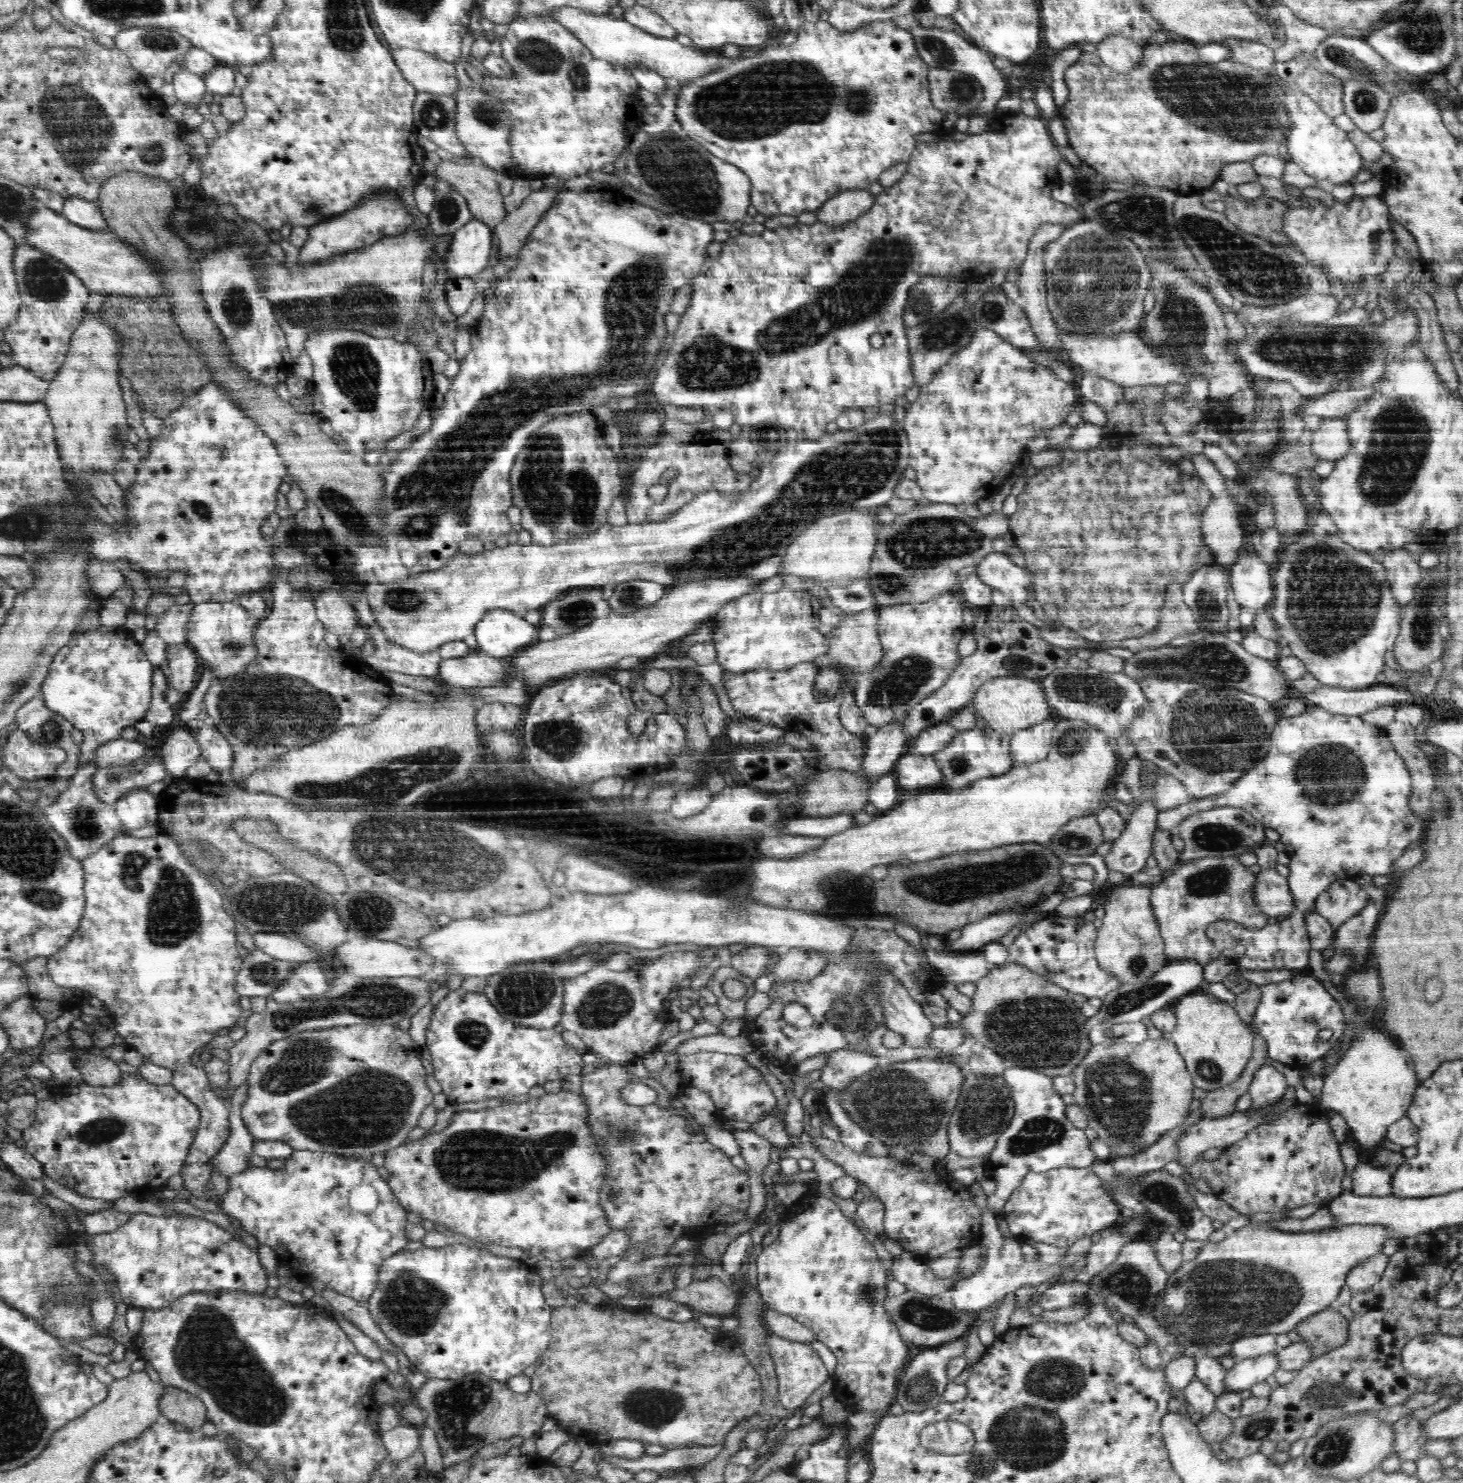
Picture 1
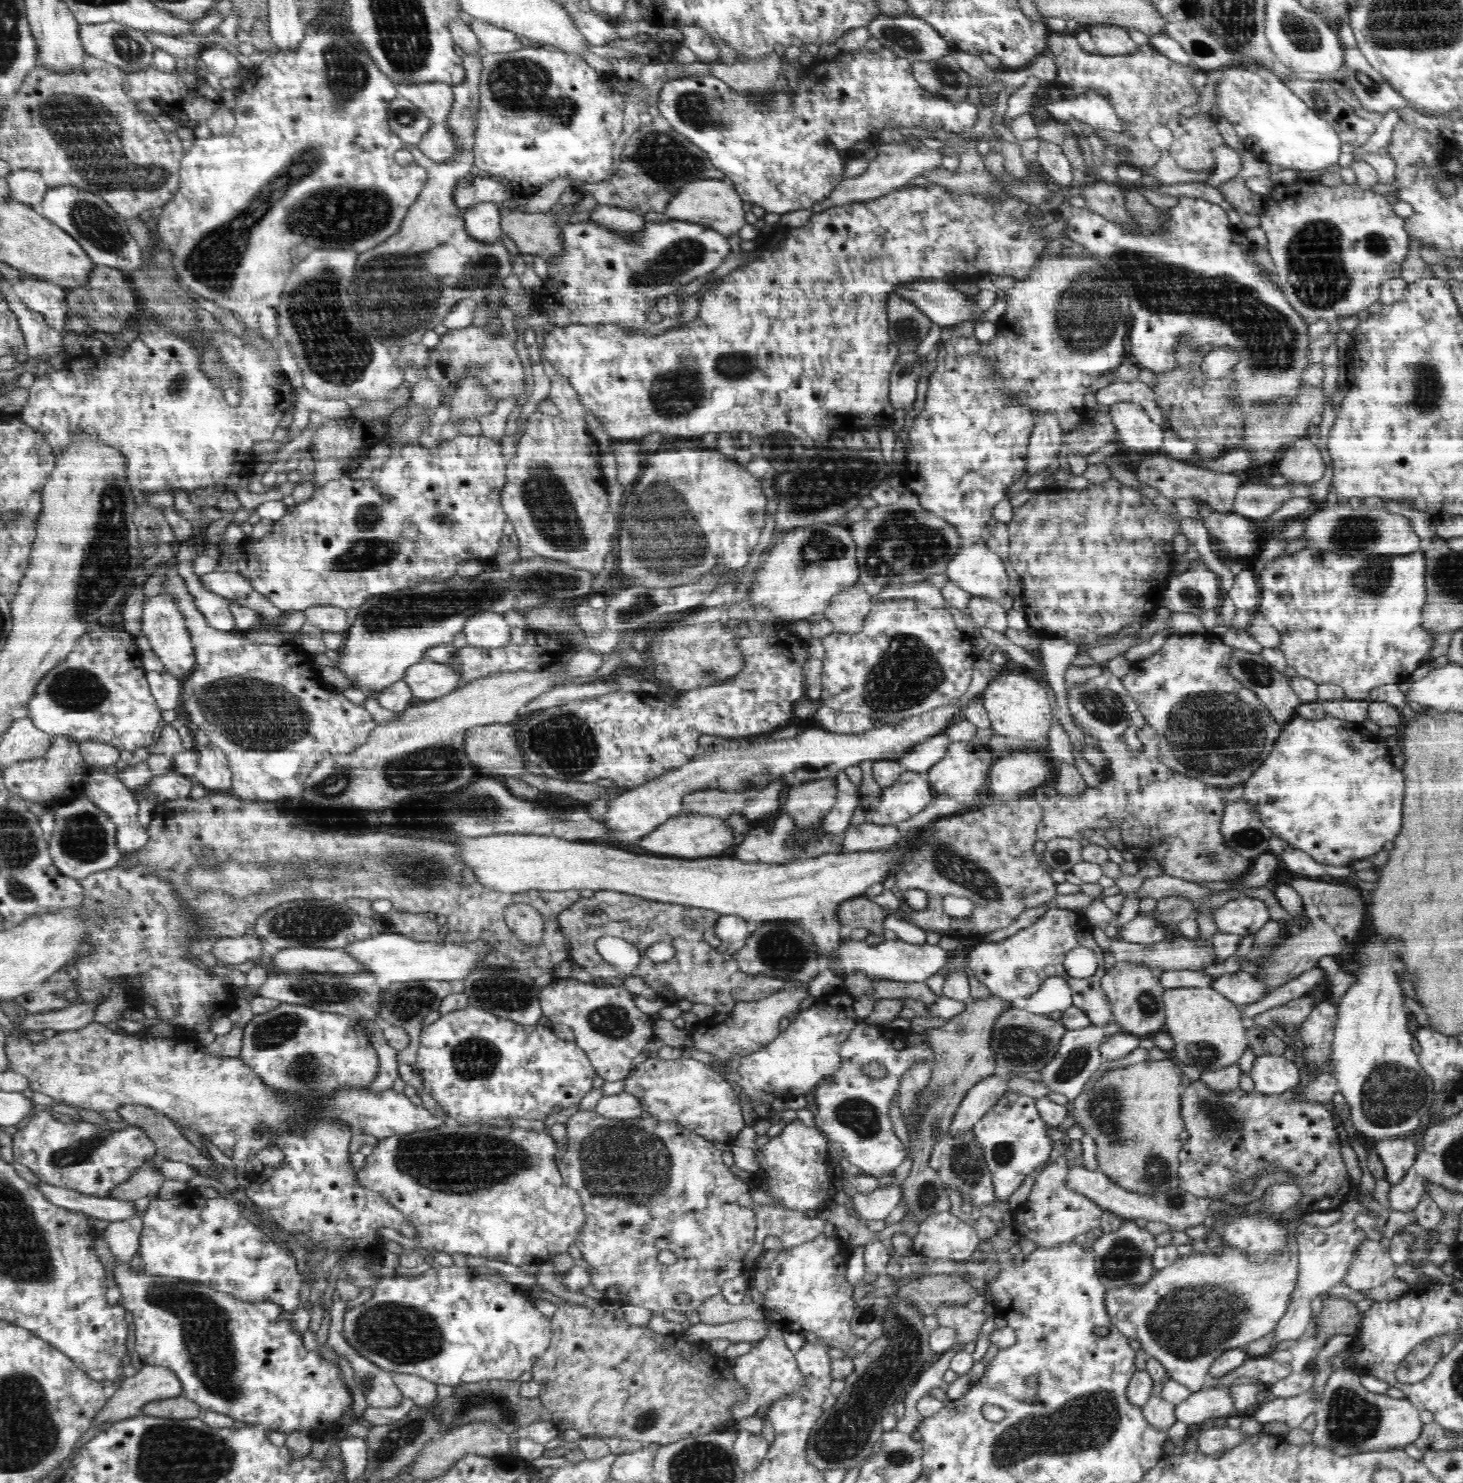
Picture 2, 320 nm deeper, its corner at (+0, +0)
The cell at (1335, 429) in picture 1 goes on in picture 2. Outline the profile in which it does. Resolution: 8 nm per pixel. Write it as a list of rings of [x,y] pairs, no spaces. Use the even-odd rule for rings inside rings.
[[[1306,436],[1285,447],[1284,457],[1276,462],[1274,474],[1283,476],[1292,485],[1308,485],[1318,482],[1324,470],[1318,447]]]

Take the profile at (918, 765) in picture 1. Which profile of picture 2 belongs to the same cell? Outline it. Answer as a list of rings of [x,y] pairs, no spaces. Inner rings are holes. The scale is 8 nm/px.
[[[905,770],[892,786],[882,789],[880,800],[866,812],[866,821],[886,826],[912,818],[931,803],[930,788],[926,774]]]

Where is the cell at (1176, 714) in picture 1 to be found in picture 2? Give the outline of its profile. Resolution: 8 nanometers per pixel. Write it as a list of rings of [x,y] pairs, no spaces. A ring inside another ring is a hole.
[[[1210,633],[1174,634],[1161,650],[1150,658],[1132,662],[1130,672],[1119,678],[1138,705],[1145,724],[1154,728],[1160,737],[1160,762],[1173,768],[1174,772],[1196,777],[1219,788],[1245,783],[1268,758],[1283,730],[1282,724],[1275,722],[1258,695],[1230,673],[1228,664],[1234,652],[1232,646],[1226,646],[1220,637]]]

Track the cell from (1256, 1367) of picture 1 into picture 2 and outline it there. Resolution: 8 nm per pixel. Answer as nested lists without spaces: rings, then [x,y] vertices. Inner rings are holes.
[[[1229,1387],[1200,1389],[1175,1405],[1176,1420],[1188,1425],[1200,1425],[1208,1418],[1230,1416],[1232,1412],[1233,1400]]]

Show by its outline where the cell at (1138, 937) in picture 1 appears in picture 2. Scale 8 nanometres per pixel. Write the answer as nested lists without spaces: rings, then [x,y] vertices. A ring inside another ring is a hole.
[[[1115,962],[1102,976],[1102,989],[1112,1004],[1113,1018],[1123,1033],[1140,1039],[1151,1038],[1165,1030],[1164,986],[1160,985],[1159,973],[1137,962]]]

